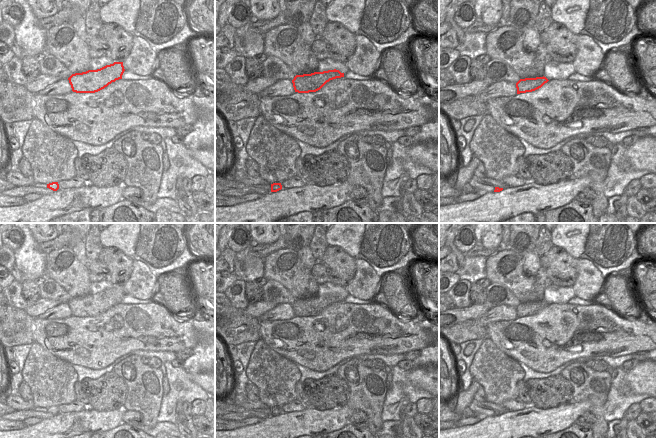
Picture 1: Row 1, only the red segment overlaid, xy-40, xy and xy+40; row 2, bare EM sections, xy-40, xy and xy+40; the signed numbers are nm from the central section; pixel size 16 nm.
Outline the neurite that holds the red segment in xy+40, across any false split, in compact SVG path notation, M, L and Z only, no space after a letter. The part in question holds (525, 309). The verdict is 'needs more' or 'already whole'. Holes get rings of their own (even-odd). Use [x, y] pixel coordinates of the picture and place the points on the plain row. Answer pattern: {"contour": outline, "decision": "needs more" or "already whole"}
{"contour": "M546 301L520 303L516 307L517 318L532 316L541 312L549 304Z", "decision": "already whole"}

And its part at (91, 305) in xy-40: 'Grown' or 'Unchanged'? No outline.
Unchanged

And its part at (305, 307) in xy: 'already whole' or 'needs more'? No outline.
already whole

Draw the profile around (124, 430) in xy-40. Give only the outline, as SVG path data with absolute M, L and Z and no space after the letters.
M128 424L120 426L100 434L99 438L155 438L144 431Z

